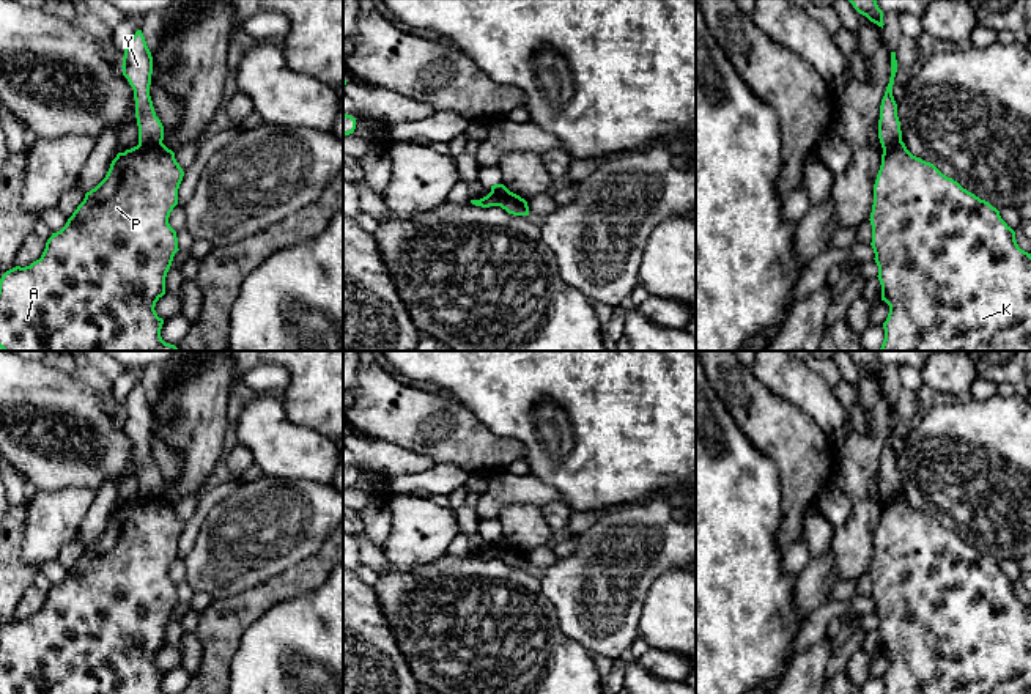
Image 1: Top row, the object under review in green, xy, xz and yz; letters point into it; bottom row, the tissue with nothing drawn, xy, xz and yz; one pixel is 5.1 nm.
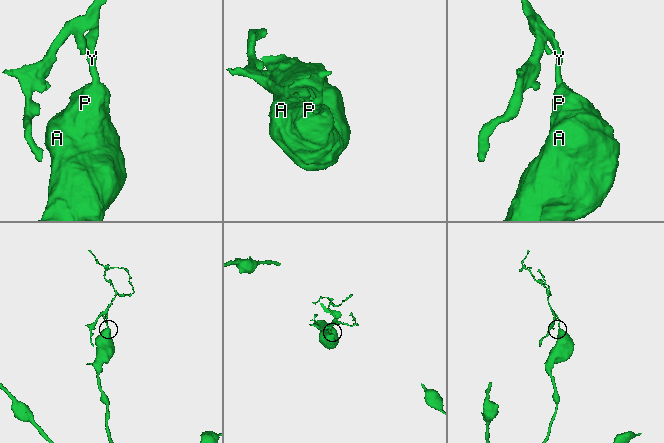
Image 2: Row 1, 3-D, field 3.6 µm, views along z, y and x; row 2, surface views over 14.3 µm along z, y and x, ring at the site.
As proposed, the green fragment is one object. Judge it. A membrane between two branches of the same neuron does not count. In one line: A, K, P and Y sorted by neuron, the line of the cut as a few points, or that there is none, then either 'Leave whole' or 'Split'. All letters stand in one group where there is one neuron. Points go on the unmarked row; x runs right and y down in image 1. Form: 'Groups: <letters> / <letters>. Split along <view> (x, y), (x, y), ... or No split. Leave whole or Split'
Groups: A K P / Y. Split along xy (139, 494), (144, 498), (161, 496). Split

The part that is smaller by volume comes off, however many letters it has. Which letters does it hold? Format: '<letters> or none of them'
Y

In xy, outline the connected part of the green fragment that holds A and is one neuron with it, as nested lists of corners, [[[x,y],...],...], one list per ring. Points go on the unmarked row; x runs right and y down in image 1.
[[[164,496],[143,499],[137,497],[124,505],[118,505],[112,513],[105,530],[77,559],[66,578],[52,585],[39,612],[30,618],[16,618],[0,631],[0,694],[164,694],[161,681],[164,672],[157,669],[156,655],[165,647],[165,629],[178,601],[176,584],[170,579],[168,570],[178,557],[178,541],[184,524],[175,511],[175,505]]]

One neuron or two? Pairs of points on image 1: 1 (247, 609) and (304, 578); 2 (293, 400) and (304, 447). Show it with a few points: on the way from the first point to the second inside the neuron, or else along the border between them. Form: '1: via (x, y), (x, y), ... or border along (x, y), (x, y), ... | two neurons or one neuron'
1: via (262, 597), (290, 584) | one neuron
2: border along (279, 394), (285, 416), (290, 420), (326, 436) | two neurons

